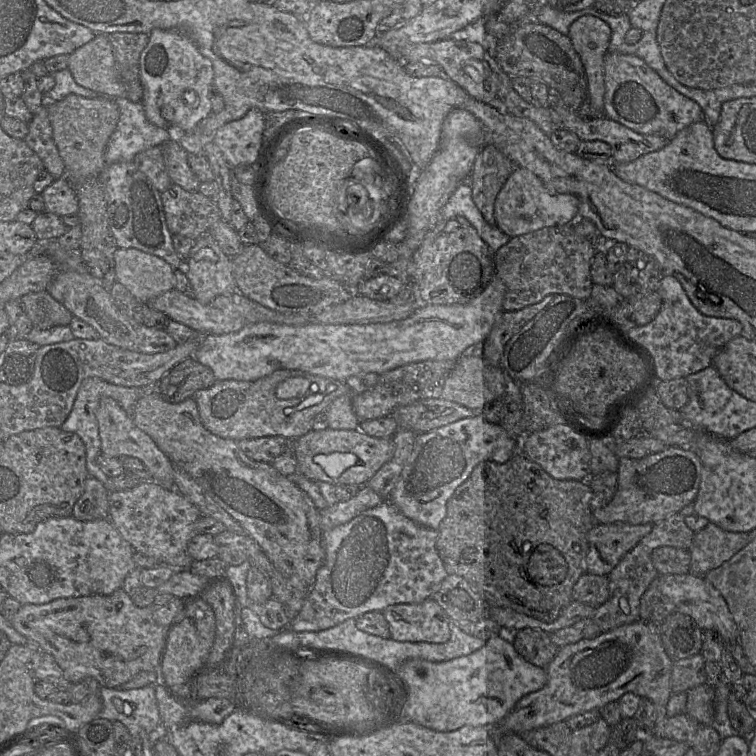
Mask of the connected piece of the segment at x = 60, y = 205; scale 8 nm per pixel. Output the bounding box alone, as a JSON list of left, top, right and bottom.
[41,176,78,217]

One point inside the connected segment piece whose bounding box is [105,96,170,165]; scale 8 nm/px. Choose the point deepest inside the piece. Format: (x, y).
(134, 133)

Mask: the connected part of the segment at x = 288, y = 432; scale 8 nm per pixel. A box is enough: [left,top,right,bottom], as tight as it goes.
[192,369,353,441]

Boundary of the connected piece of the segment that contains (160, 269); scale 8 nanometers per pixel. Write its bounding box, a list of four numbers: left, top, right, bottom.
[114,248,176,304]

